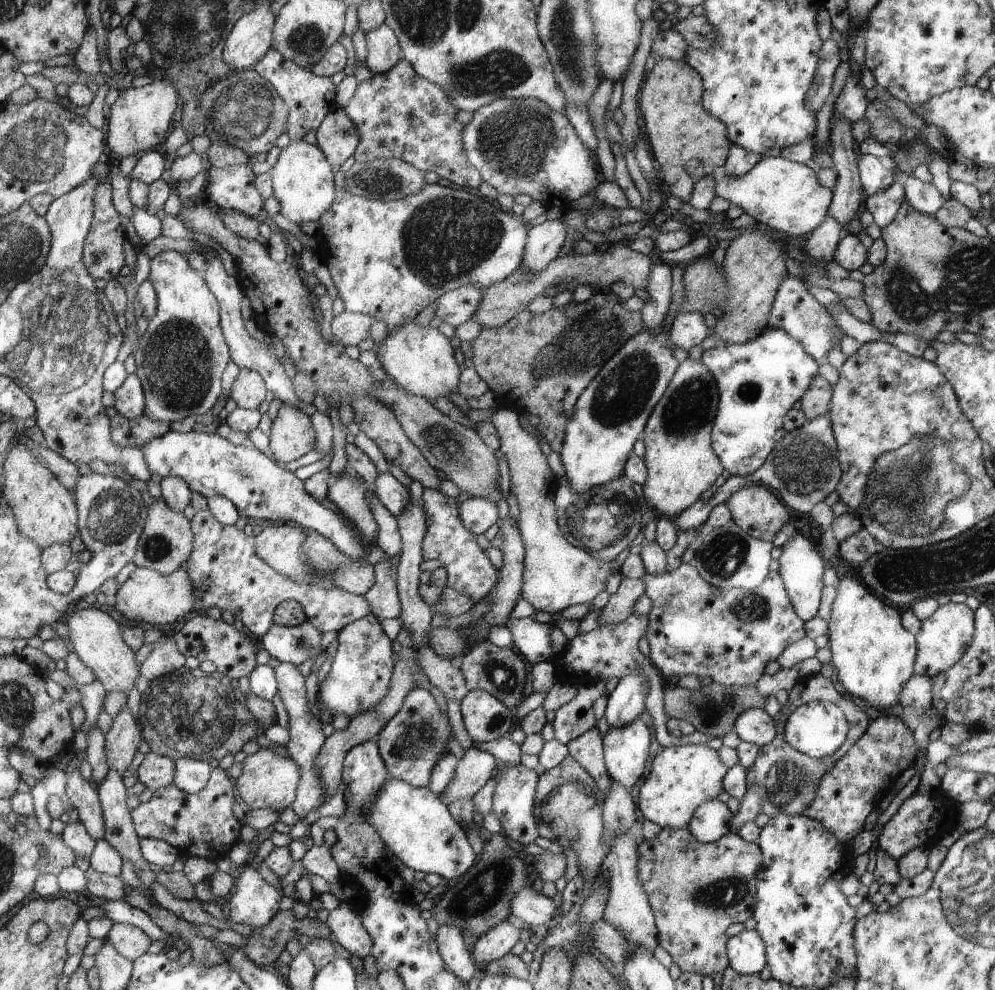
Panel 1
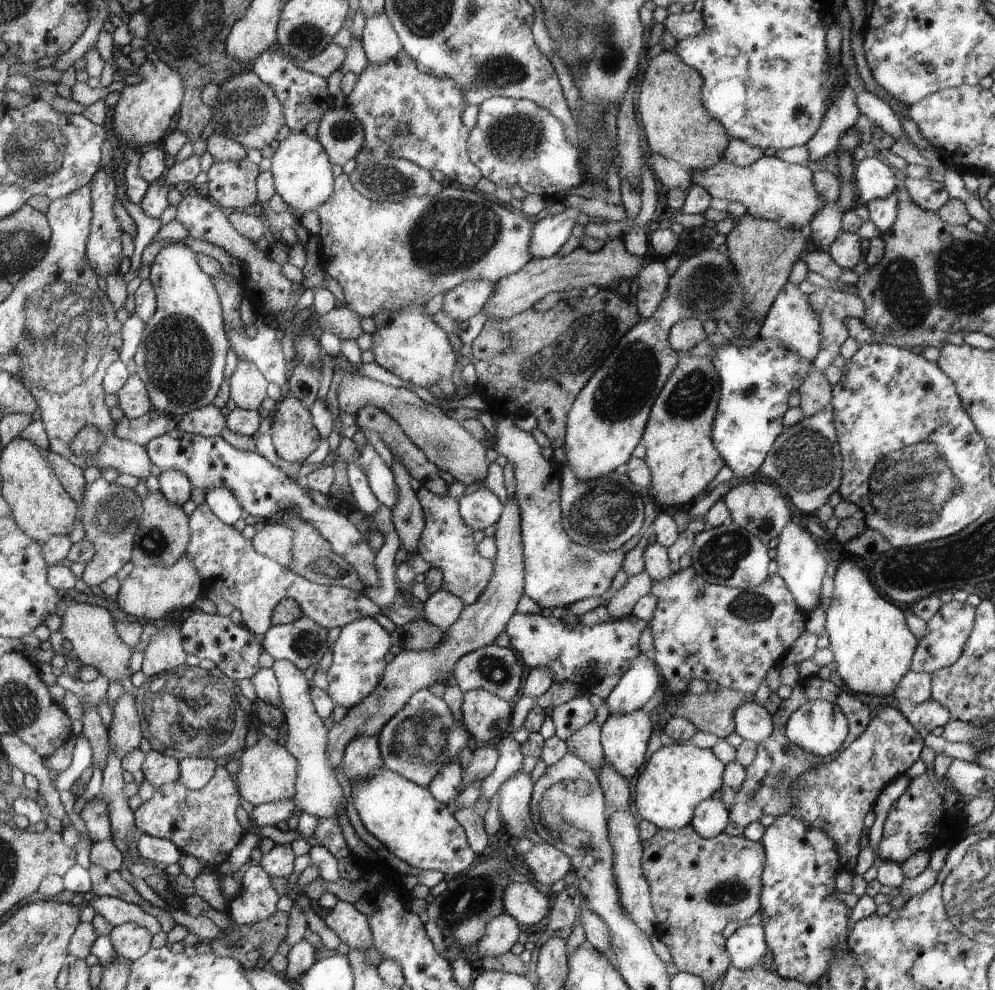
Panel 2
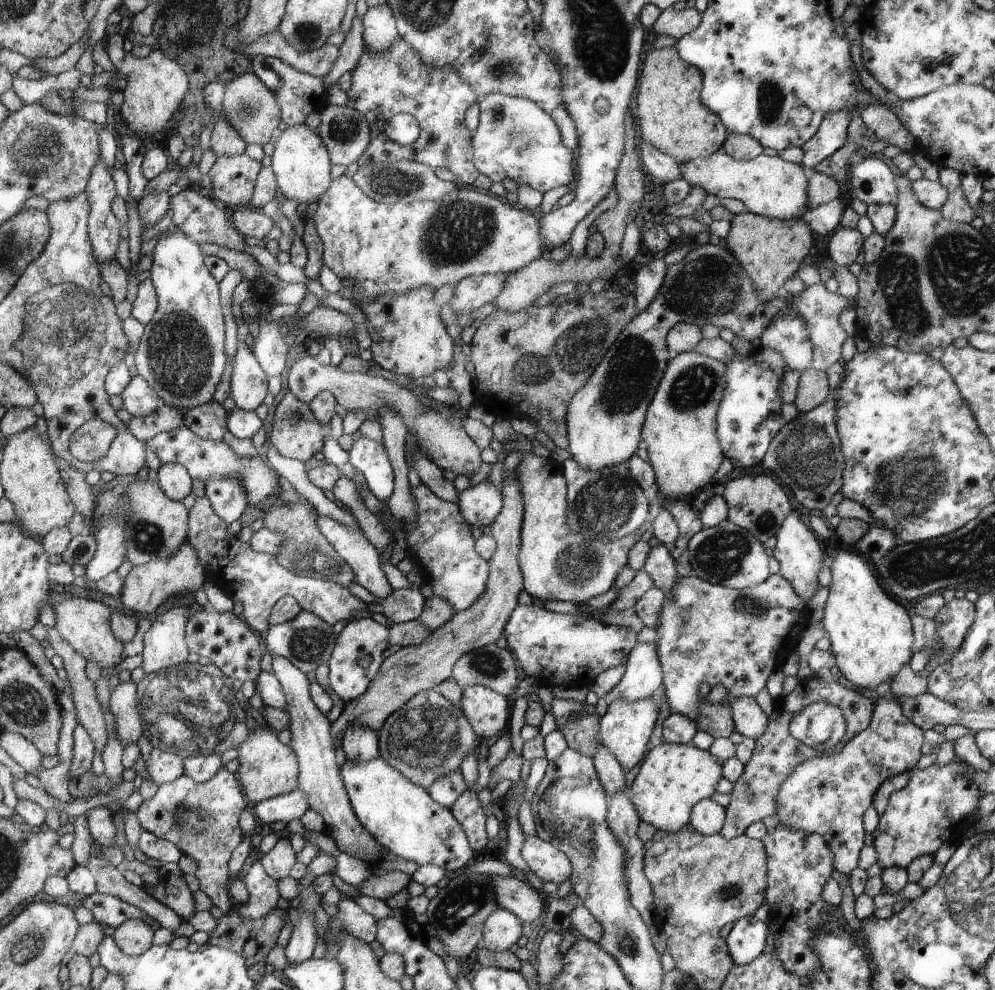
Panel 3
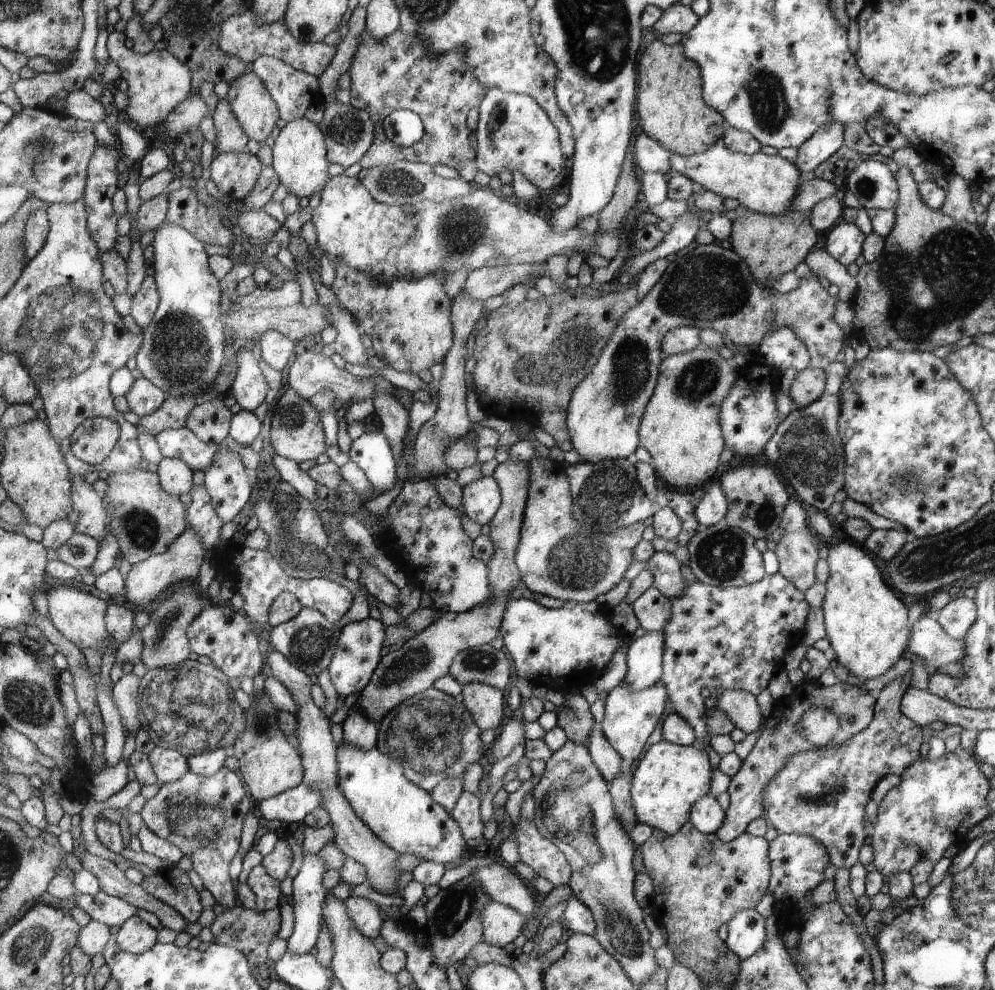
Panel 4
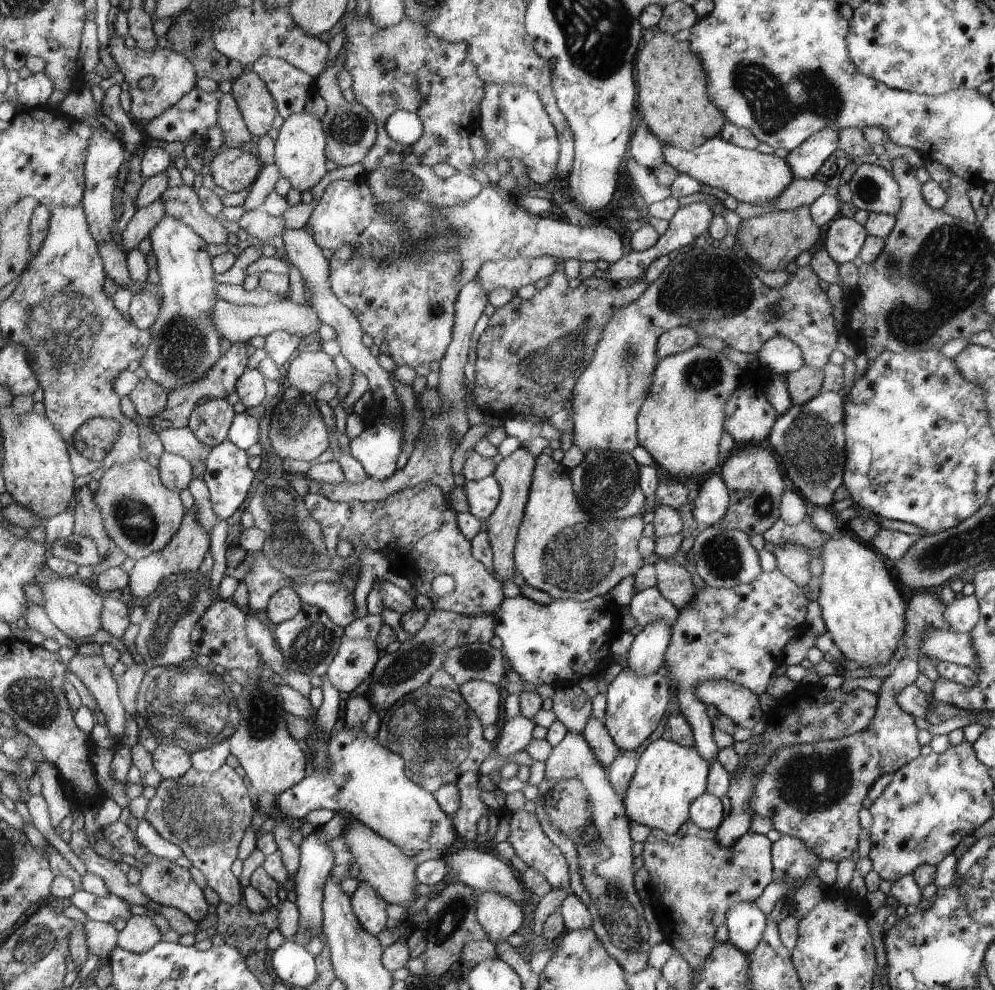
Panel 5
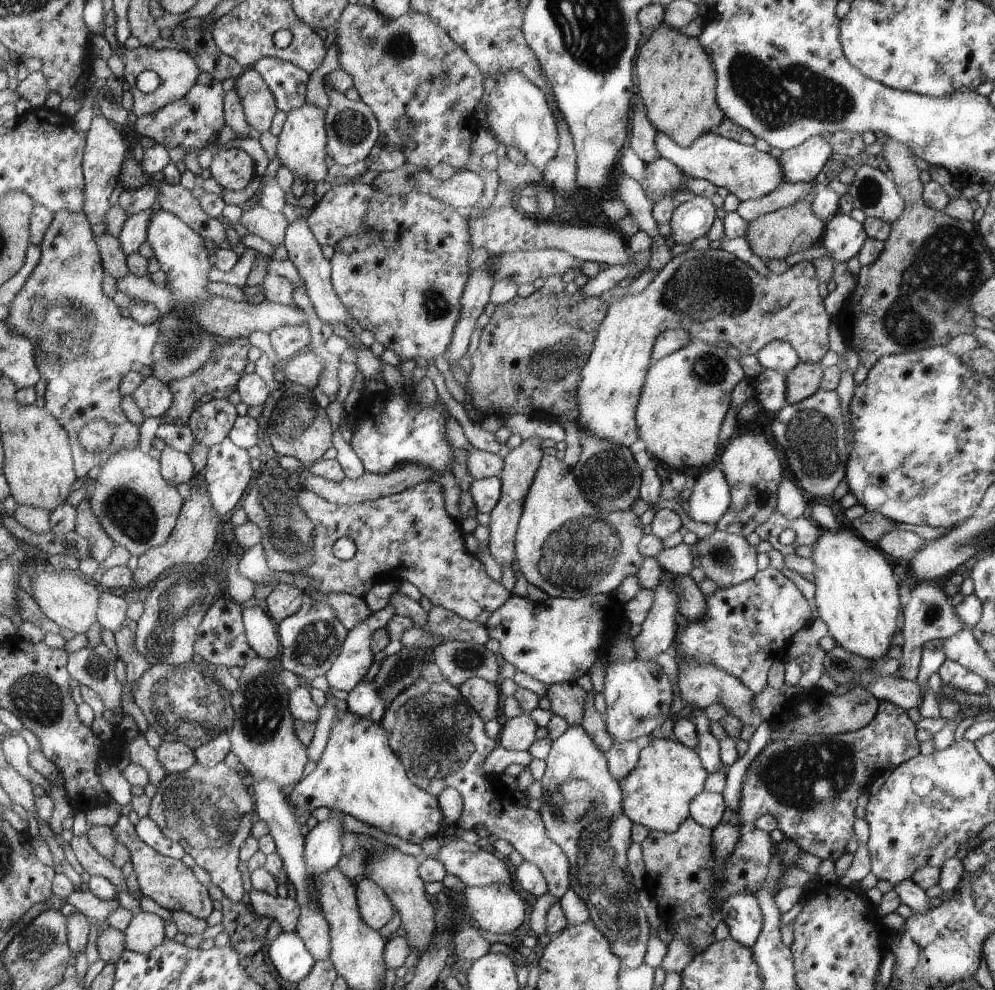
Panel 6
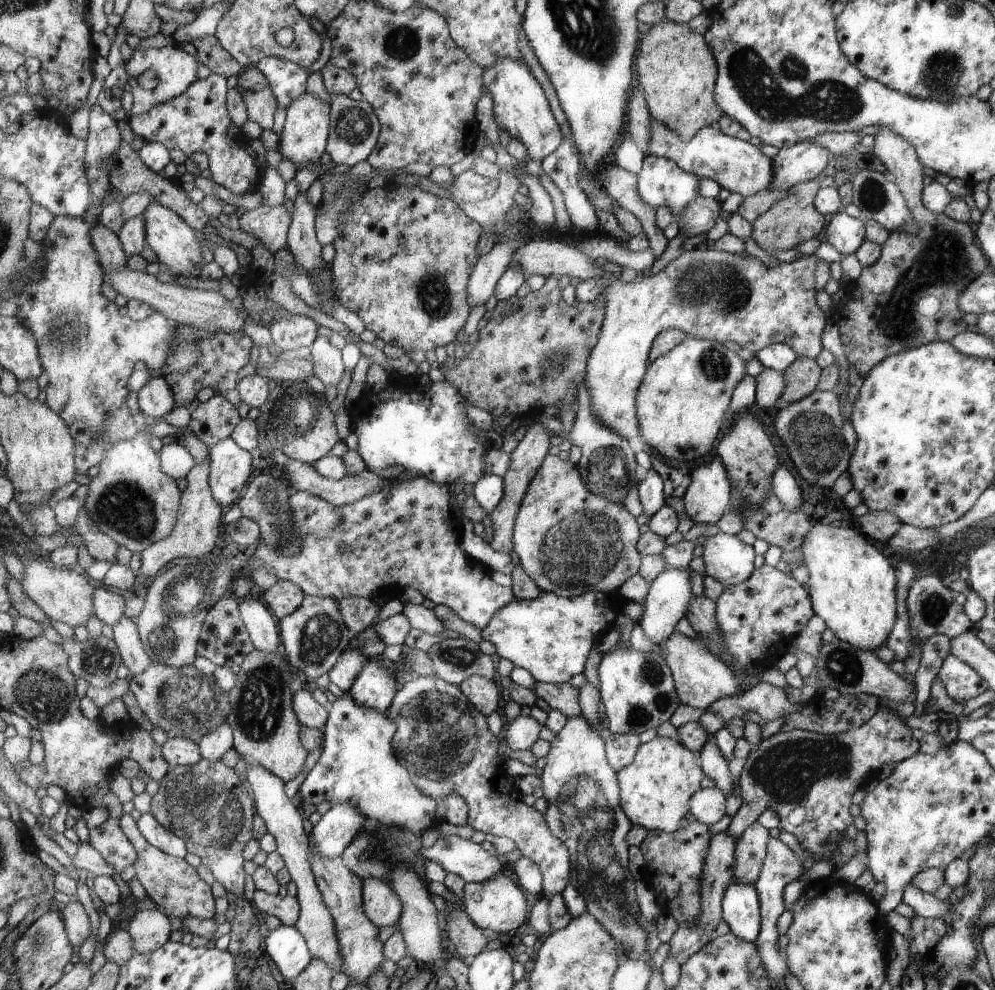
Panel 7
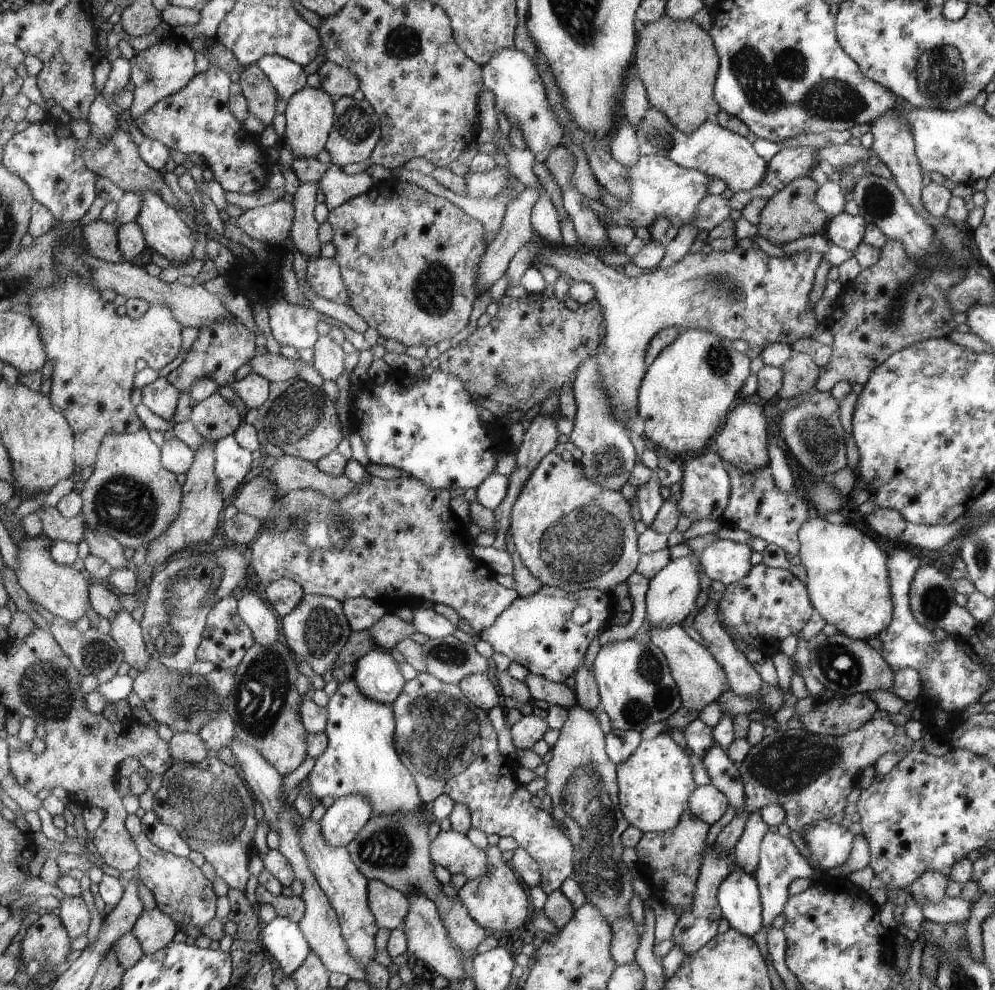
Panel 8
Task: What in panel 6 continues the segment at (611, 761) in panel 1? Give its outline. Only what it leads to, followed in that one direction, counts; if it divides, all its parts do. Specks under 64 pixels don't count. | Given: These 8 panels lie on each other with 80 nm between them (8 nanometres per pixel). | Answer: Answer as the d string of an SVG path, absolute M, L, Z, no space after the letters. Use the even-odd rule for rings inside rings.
M637 655L629 662L614 662L609 658L603 665L606 680L602 694L608 705L605 724L611 738L623 742L652 734L652 730L658 728L670 714L674 693L668 676L660 670L656 660L638 658Z

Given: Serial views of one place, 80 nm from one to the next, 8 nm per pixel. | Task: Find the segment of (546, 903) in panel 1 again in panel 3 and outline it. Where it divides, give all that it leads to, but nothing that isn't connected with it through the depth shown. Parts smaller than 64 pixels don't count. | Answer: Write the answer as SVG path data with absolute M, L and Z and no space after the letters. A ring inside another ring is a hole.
M491 876L497 903L524 922L536 920L544 910L544 898L530 884L515 877Z

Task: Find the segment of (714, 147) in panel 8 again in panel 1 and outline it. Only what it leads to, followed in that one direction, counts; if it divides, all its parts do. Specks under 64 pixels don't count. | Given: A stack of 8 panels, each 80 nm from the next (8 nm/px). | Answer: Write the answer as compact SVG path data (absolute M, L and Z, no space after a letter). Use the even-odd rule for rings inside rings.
M782 157L778 158L761 158L761 160L746 174L737 176L728 176L728 174L716 172L714 175L714 194L725 200L731 205L739 206L744 209L744 213L752 216L758 224L766 224L769 229L774 229L780 233L787 235L789 238L801 242L808 235L820 227L820 222L824 222L824 218L830 213L831 202L834 200L834 191L824 188L818 180L812 169L808 168L804 163L796 163L786 160Z

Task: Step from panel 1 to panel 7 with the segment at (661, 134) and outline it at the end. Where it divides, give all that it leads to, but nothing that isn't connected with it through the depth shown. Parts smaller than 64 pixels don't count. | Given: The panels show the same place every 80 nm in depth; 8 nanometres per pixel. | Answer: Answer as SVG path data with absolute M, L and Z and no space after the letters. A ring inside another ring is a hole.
M664 18L652 26L640 42L636 74L652 119L666 123L684 142L690 142L704 126L715 126L723 118L722 108L714 101L717 65L712 48L707 38L692 32L688 24L674 24Z

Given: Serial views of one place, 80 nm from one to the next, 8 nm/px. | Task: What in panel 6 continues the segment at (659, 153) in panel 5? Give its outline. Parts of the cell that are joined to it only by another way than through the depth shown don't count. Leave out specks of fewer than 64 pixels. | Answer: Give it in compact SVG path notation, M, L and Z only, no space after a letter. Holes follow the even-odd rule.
M637 97L634 114L632 114L630 148L642 158L646 165L659 158L658 150L656 150L656 140L654 140L656 132L646 115L642 98Z

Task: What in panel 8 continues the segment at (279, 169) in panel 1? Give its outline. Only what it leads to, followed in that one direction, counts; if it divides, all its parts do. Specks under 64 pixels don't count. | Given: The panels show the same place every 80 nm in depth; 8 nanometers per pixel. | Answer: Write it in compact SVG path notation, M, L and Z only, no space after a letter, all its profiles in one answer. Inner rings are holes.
M304 86L302 90L292 94L287 101L286 112L286 137L290 150L295 158L314 158L331 135L335 125L335 100L324 88L311 88Z

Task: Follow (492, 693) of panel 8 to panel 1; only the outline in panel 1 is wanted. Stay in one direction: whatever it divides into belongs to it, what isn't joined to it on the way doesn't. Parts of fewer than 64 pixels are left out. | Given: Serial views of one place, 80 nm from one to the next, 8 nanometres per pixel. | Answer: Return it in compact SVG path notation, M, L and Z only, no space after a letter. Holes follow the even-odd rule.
M469 691L460 707L468 737L475 744L499 741L514 724L508 706L487 691Z

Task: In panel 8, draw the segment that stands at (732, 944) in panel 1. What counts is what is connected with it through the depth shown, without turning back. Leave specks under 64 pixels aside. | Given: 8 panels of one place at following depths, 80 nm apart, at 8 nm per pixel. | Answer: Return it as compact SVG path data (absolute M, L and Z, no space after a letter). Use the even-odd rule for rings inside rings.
M734 866L730 876L720 884L718 902L731 929L753 938L762 928L758 882L740 866Z

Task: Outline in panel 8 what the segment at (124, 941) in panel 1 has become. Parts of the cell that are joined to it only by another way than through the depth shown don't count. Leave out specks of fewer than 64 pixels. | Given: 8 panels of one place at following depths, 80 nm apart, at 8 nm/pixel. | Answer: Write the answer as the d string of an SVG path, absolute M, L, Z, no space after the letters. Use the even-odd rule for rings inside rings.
M156 908L142 912L131 934L140 942L144 955L150 955L166 948L177 932L174 920Z

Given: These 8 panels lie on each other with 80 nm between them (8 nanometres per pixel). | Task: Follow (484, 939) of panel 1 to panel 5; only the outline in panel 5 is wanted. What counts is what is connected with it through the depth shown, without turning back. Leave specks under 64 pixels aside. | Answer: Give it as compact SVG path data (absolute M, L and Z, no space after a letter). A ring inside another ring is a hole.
M476 891L475 914L492 941L504 940L518 932L524 920L520 904L498 892Z

